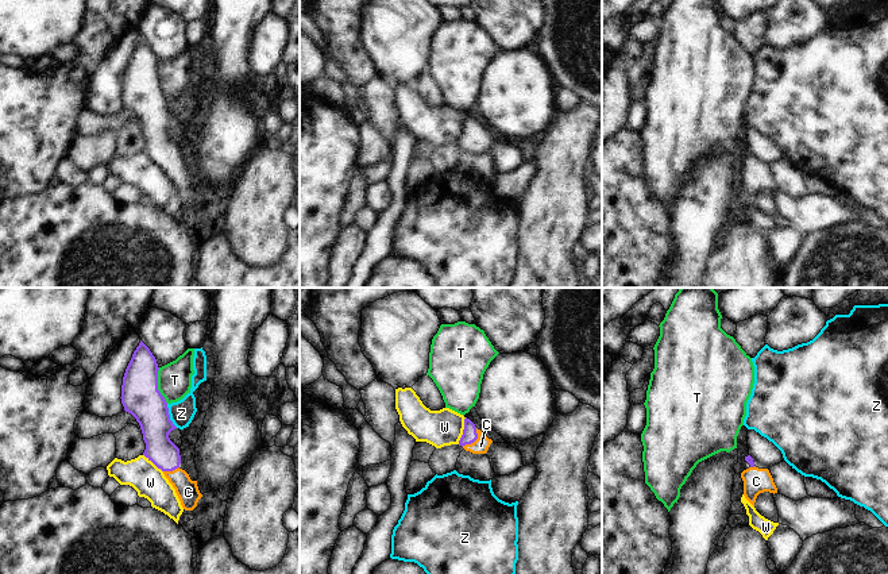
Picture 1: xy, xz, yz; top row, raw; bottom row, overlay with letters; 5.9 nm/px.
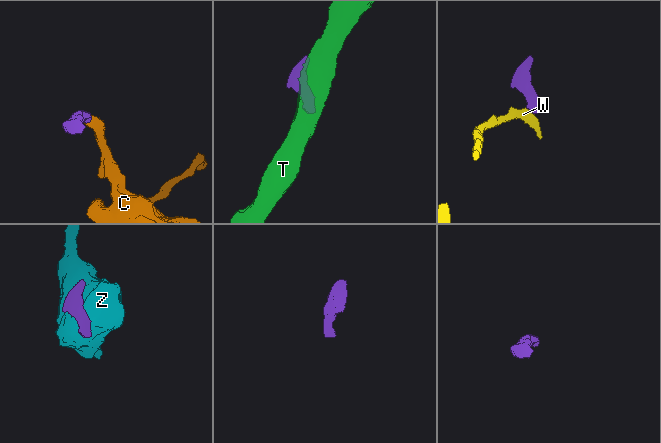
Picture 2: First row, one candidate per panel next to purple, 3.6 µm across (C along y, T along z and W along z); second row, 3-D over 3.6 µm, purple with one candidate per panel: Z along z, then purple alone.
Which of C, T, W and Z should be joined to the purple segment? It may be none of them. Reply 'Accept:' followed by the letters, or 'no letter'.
Accept: C

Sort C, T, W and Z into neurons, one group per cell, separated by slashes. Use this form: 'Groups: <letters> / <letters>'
Groups: C / T / W / Z

